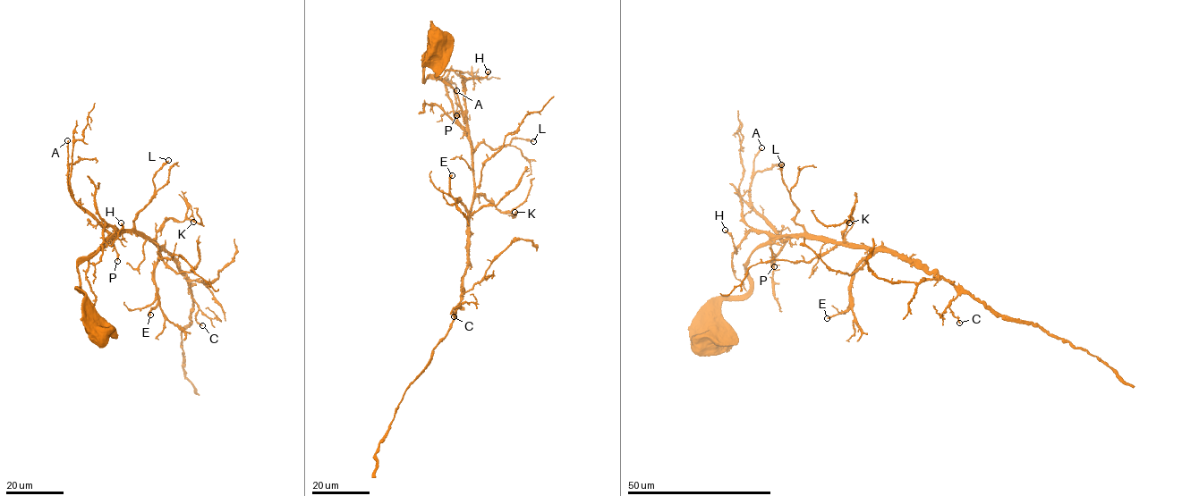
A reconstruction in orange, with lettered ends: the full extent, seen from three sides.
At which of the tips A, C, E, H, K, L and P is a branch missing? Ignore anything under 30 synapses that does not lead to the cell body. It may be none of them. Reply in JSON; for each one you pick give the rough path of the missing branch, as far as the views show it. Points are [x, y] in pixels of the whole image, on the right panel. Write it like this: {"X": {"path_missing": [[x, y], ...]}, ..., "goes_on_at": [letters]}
{"A": {"path_missing": [[761, 147], [762, 134], [755, 113], [764, 98]]}, "goes_on_at": ["A"]}

